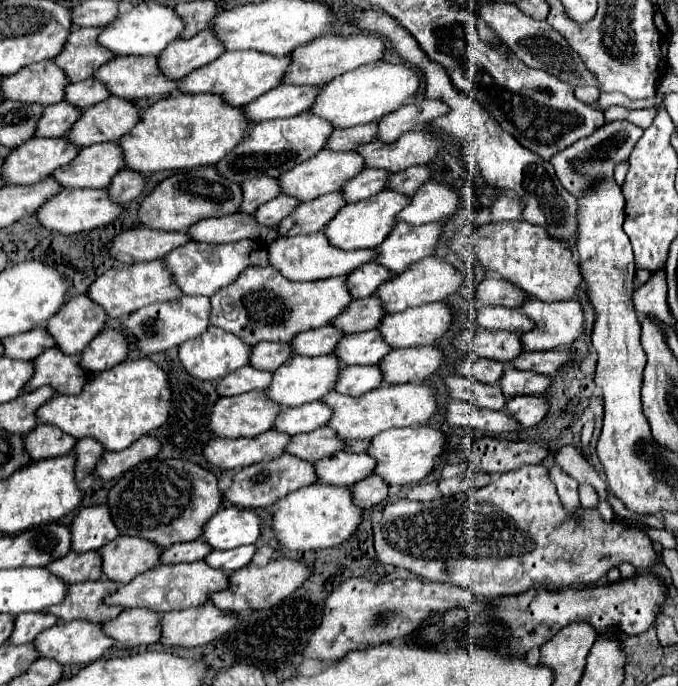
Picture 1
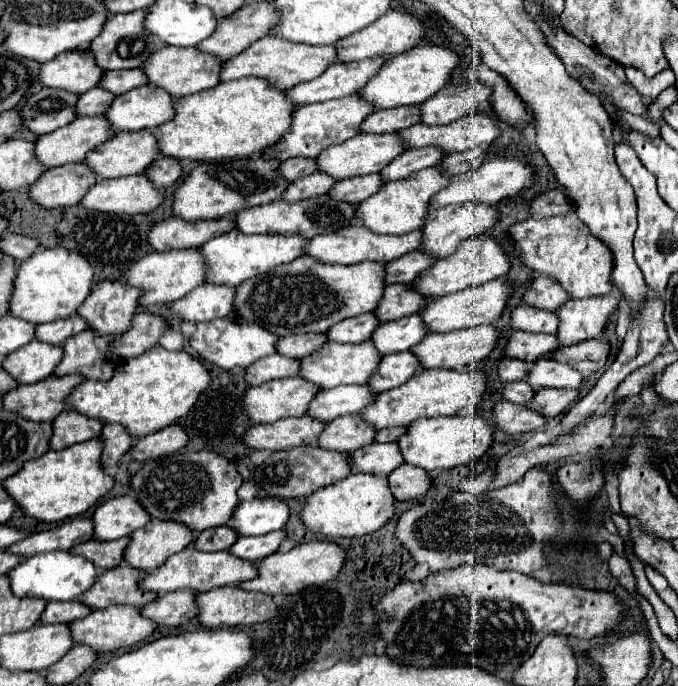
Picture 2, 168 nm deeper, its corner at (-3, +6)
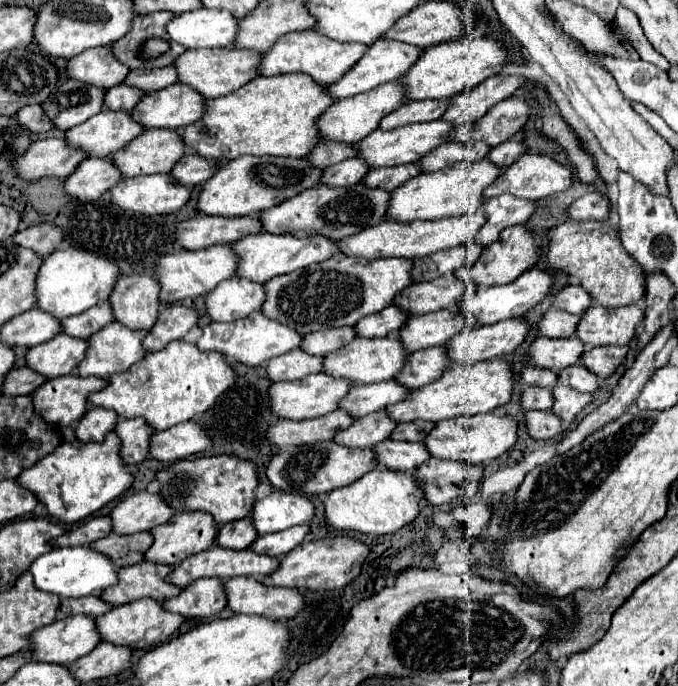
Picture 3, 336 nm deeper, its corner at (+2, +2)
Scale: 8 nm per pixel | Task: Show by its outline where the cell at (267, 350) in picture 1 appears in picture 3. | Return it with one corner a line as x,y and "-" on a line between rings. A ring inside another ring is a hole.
346,327
346,329
322,329
318,333
310,333
302,339
300,349
304,353
310,355
326,355
332,353
336,349
340,349
342,345
350,343
354,339
354,327

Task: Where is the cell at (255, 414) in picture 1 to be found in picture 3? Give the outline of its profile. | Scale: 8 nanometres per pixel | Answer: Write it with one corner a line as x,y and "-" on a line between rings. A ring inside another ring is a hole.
314,373
298,381
278,381
278,383
272,383
268,389
270,411
280,419
296,419
296,421
314,419
334,411
338,407
338,401
348,393
350,387
352,385
346,379
334,379
324,373

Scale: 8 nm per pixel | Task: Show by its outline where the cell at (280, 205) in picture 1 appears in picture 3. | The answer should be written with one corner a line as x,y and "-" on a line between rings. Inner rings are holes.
346,159
342,163
336,163
332,167
326,167
322,173
320,185
330,185
330,187
350,187
356,185
364,175
368,173
368,167
362,159

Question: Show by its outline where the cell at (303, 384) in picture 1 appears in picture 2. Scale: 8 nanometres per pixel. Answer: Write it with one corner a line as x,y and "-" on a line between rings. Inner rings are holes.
373,341
363,343
327,343
323,349
317,349
311,357
301,359
301,377
321,385
323,389
333,389
337,385
363,385
371,379
383,355
375,349

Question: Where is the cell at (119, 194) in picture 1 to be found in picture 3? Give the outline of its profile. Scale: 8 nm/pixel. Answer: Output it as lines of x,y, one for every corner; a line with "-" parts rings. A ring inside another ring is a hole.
186,153
170,171
170,177
174,177
178,183
192,187
202,185
210,175
214,175
214,163
208,163
202,157
196,157
192,153

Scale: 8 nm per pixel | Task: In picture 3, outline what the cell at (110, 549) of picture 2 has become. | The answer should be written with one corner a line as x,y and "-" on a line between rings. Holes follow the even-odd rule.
148,531
134,533
134,535
110,533
108,537
102,537
90,543
90,549
110,557
116,563
116,567
126,567
142,561
144,551
150,547
150,541
152,541
152,535

